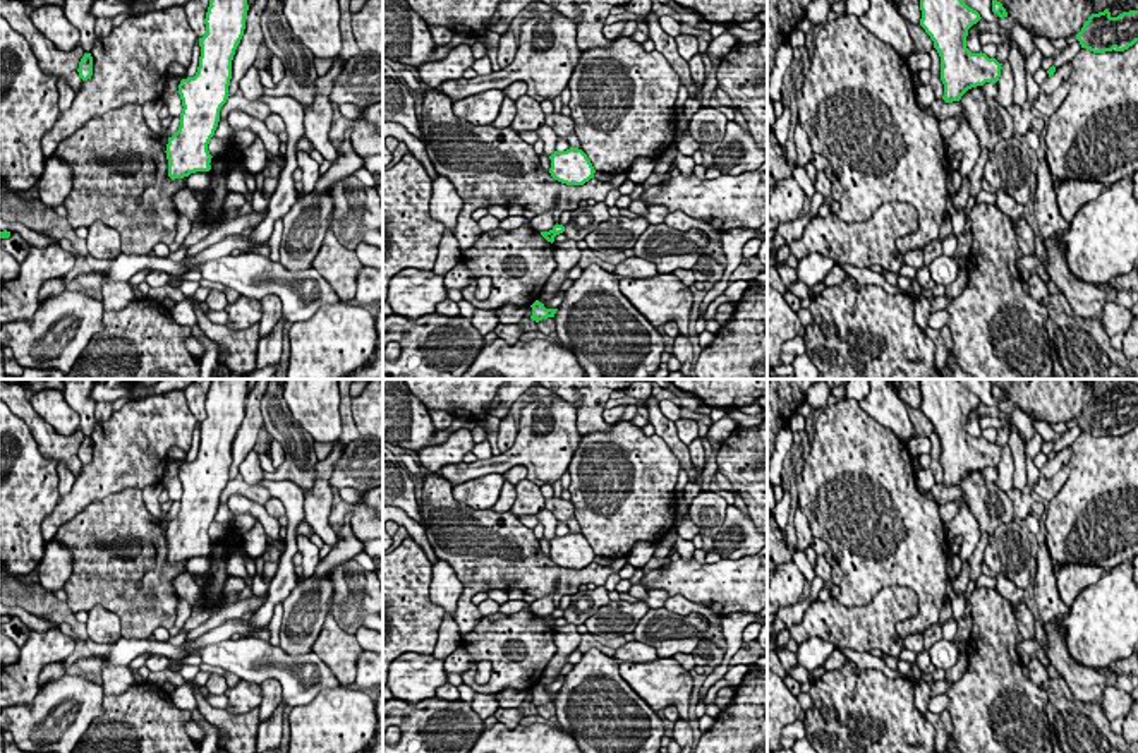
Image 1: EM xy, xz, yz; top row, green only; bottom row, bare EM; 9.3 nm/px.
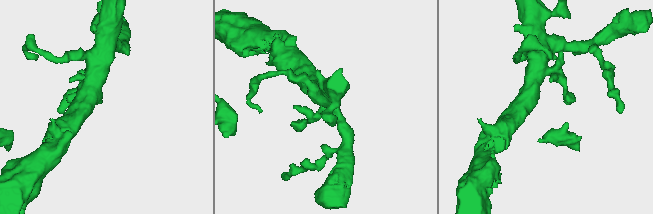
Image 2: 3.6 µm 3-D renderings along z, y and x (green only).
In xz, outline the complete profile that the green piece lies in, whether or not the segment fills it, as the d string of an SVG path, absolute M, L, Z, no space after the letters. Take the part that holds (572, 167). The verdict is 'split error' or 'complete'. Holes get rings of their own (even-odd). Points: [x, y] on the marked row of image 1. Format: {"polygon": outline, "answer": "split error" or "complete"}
{"polygon": "M578 148L554 151L551 156L549 173L554 180L566 185L584 185L594 178L594 166L587 154Z", "answer": "complete"}

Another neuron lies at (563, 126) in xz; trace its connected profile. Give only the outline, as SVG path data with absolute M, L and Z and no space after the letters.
M553 111L551 115L546 115L544 123L561 139L568 139L572 134L575 134L575 122L572 117Z

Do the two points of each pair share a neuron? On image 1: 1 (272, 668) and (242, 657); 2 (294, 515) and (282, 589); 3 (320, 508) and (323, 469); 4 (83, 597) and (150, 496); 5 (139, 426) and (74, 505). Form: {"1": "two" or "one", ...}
{"1": "one", "2": "one", "3": "one", "4": "two", "5": "one"}

